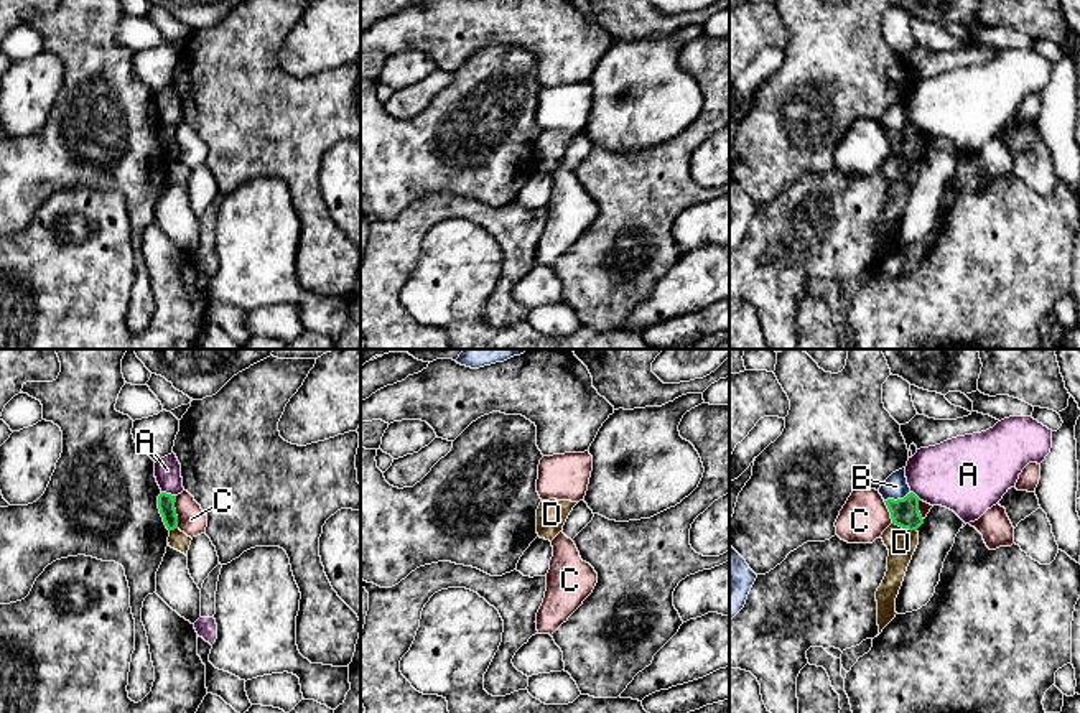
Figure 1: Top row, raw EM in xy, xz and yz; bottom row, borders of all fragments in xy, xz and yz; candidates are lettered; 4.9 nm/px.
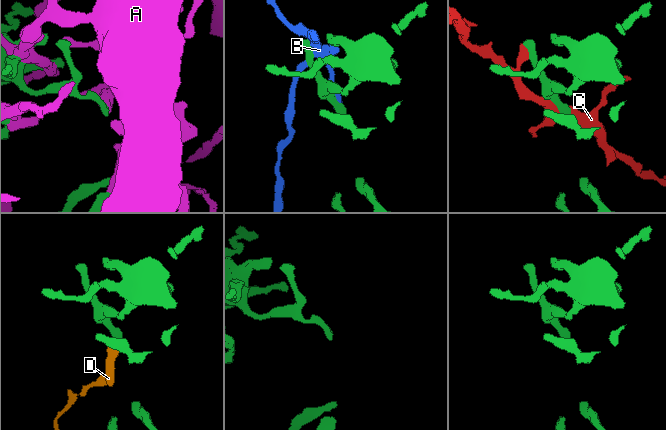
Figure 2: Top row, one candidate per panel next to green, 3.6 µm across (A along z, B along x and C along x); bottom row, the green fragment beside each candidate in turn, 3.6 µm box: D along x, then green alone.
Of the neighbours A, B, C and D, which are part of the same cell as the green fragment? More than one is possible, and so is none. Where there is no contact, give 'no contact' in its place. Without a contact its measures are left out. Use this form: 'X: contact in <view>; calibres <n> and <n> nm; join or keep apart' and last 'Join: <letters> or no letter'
A: contact in xy; calibres 80 and 130 nm; keep apart
B: contact in yz; calibres 140 and 120 nm; keep apart
C: contact in xy; calibres 80 and 140 nm; keep apart
D: contact in yz; calibres 140 and 140 nm; keep apart
Join: no letter

